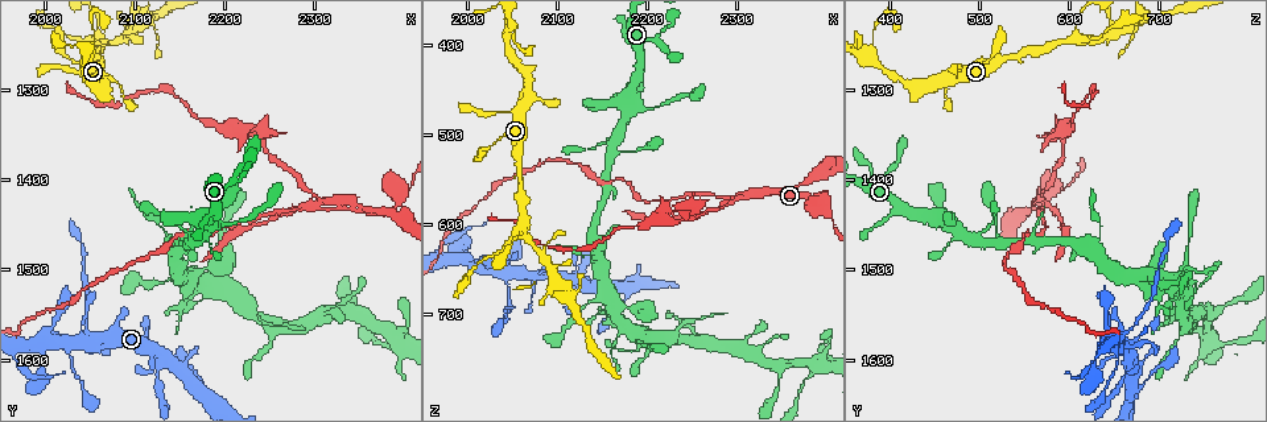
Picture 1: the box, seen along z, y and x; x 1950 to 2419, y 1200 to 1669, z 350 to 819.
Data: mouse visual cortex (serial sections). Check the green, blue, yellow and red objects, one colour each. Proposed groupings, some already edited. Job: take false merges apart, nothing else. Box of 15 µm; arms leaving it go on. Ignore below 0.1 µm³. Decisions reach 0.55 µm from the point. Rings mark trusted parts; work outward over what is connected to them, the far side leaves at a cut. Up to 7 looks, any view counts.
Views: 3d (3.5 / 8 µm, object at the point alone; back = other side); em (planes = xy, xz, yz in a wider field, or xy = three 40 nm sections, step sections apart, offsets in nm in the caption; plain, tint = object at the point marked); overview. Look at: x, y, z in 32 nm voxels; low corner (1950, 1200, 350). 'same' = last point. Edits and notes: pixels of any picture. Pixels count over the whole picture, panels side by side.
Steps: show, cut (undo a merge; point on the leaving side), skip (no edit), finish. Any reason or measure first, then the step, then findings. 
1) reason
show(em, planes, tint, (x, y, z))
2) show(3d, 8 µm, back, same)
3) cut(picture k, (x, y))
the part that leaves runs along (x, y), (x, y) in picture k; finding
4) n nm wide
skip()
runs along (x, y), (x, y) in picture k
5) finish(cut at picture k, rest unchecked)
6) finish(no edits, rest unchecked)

thin arm on a thick one
show(3d, 3.5 µm, (2040, 1575, 655))

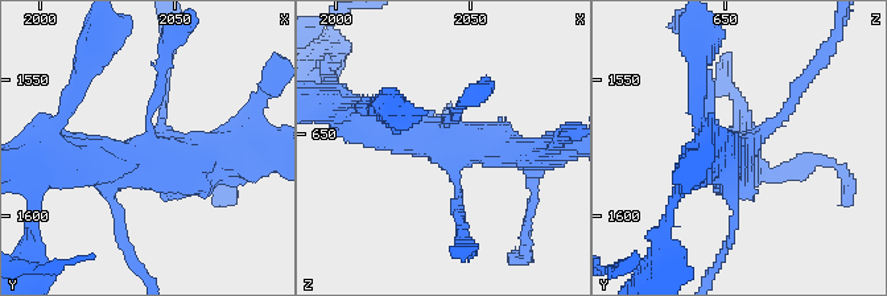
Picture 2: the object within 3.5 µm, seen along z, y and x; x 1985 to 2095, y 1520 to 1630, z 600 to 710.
show(em, xy, step 1, tint, (2043, 1574, 659))

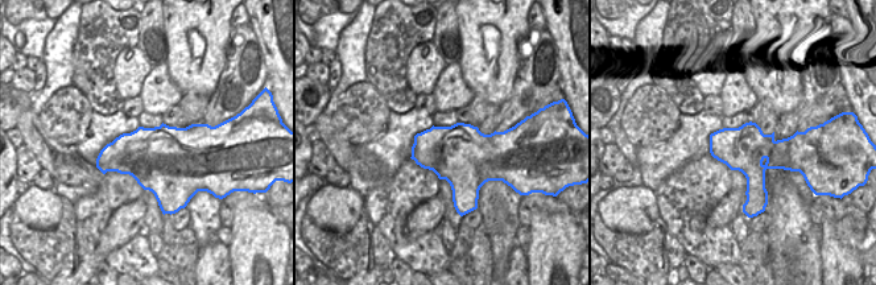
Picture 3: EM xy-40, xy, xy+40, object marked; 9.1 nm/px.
show(em, xy, step 2, tint, same)

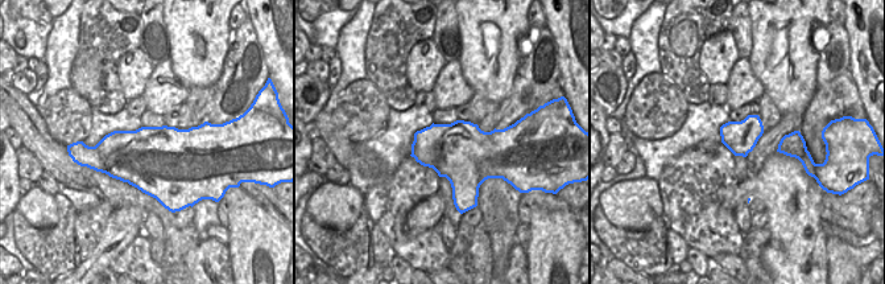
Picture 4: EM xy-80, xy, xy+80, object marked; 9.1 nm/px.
skip()
runs along (539, 152), (404, 136), (364, 119) in picture 2; all the same cell

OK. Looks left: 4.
four or more arms meet
show(em, xy, step 1, tint, (2060, 1245, 605))

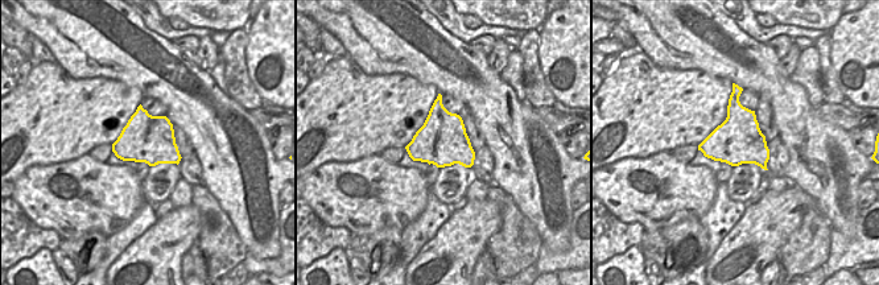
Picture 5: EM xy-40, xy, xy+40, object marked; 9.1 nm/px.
show(3d, 3.5 µm, same)

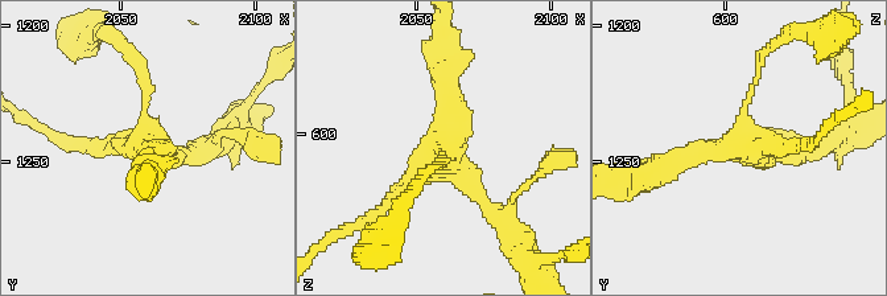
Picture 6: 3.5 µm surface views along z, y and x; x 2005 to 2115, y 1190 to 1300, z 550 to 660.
4 arms; arms of 100, 150, 200, 300 nm
skip()
runs along (444, 74), (448, 163), (504, 221) in picture 6; all the same cell

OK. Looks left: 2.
finish(no edits, rest unchecked)

